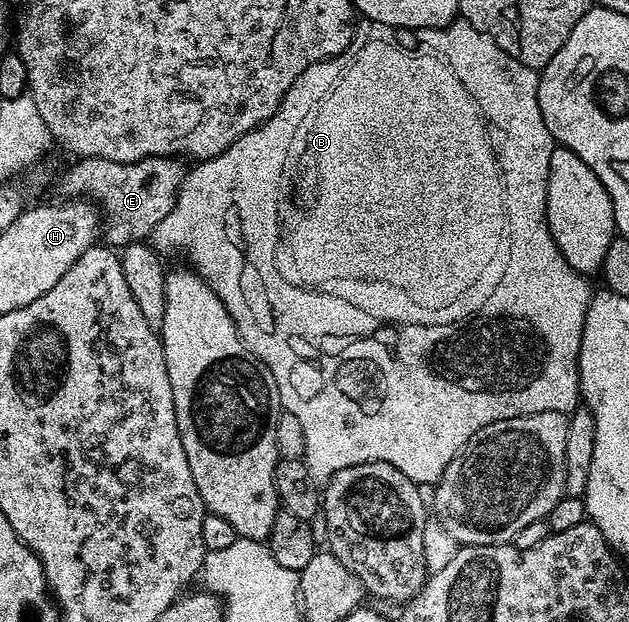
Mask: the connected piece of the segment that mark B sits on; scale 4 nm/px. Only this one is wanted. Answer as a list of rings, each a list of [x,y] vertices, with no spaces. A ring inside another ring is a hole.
[[[457,17],[443,29],[416,29],[406,27],[387,27],[384,23],[364,21],[357,26],[356,35],[352,43],[341,55],[333,55],[331,59],[324,59],[315,63],[302,72],[290,85],[286,97],[280,107],[265,123],[248,131],[238,141],[234,141],[222,153],[212,159],[201,159],[196,167],[187,172],[184,183],[176,198],[174,209],[166,213],[162,221],[153,229],[150,236],[151,246],[157,252],[185,251],[188,254],[187,262],[194,268],[196,274],[214,289],[214,293],[226,305],[230,313],[236,332],[249,351],[270,369],[276,382],[278,397],[283,410],[294,413],[294,417],[302,425],[302,433],[306,436],[306,449],[303,461],[316,478],[317,484],[327,484],[328,479],[338,469],[346,469],[350,465],[362,465],[370,461],[382,461],[394,465],[394,469],[402,469],[406,477],[410,477],[416,484],[440,482],[446,465],[470,441],[470,437],[478,430],[478,421],[484,427],[482,415],[478,409],[496,409],[496,411],[521,411],[524,415],[546,413],[547,411],[562,411],[571,413],[581,402],[580,398],[580,346],[582,345],[582,329],[586,321],[586,309],[594,294],[593,288],[588,288],[589,280],[573,269],[566,261],[566,257],[558,249],[554,237],[548,232],[548,218],[546,217],[546,189],[548,188],[548,174],[550,173],[550,153],[554,146],[552,135],[546,129],[546,121],[542,121],[542,109],[538,109],[539,74],[533,68],[522,65],[510,53],[506,53],[492,40],[489,35],[483,35],[474,25],[470,25],[463,17]]]

